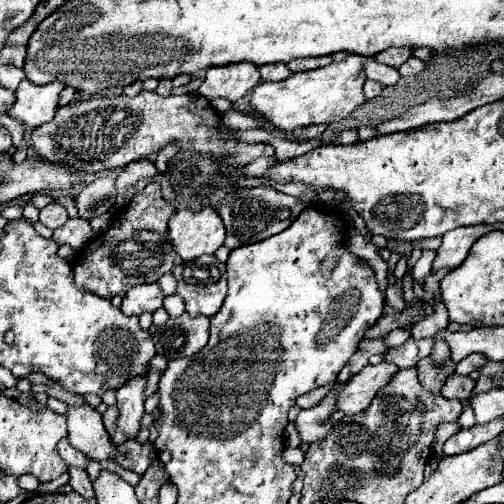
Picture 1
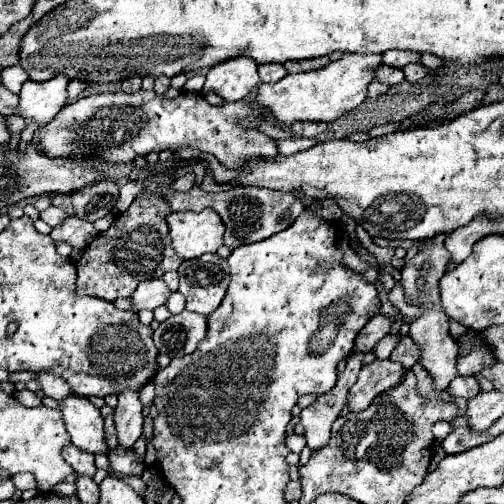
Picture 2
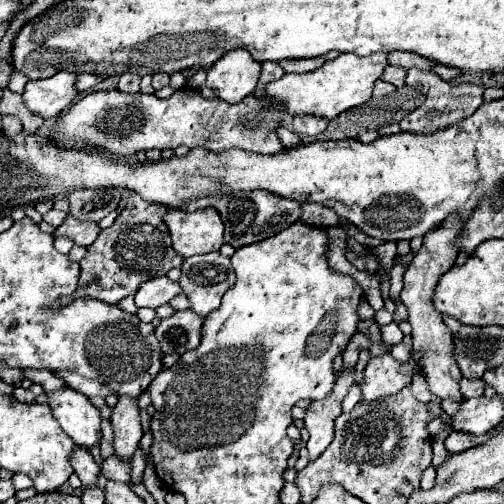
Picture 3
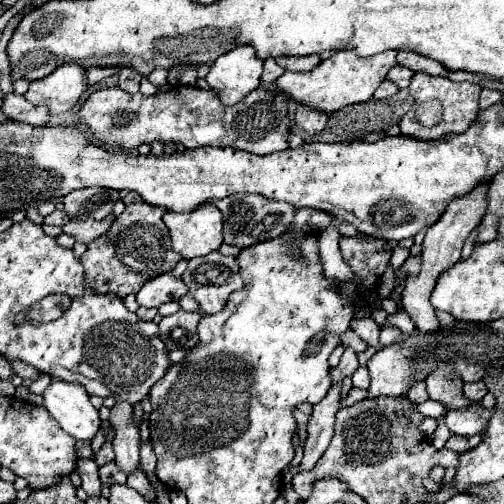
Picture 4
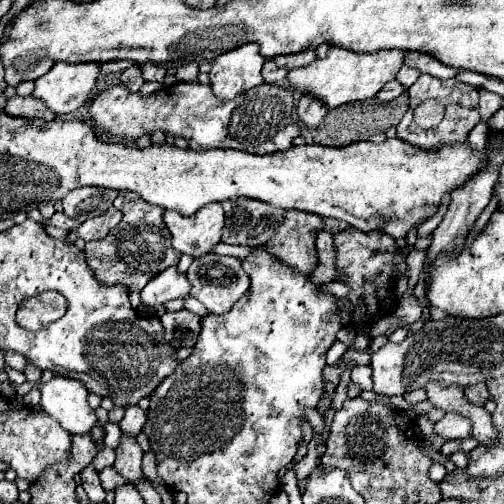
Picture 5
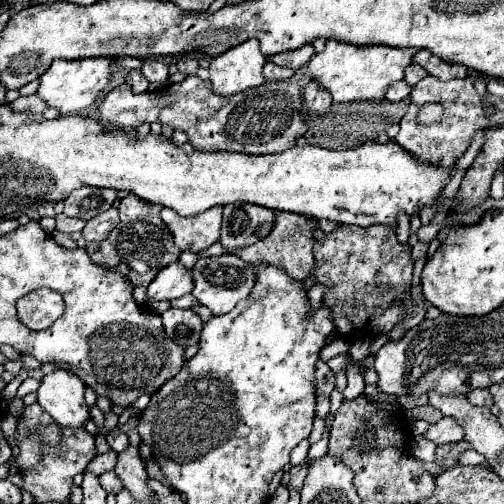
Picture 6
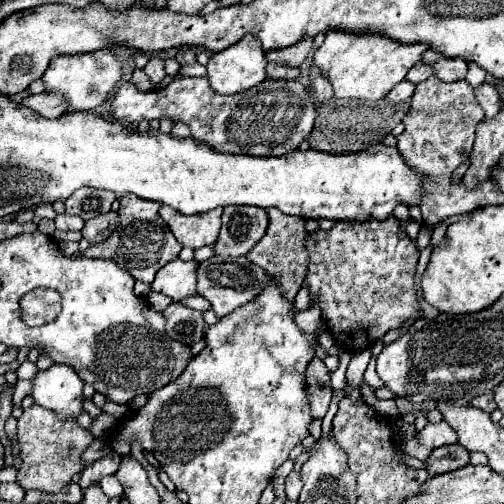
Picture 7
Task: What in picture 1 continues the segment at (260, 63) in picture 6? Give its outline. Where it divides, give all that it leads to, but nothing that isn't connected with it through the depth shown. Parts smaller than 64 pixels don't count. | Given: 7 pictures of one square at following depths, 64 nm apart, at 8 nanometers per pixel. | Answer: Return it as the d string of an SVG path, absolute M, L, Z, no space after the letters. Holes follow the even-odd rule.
M228 64L224 68L208 68L198 94L214 100L226 98L236 102L244 94L248 94L260 80L260 72L254 64Z

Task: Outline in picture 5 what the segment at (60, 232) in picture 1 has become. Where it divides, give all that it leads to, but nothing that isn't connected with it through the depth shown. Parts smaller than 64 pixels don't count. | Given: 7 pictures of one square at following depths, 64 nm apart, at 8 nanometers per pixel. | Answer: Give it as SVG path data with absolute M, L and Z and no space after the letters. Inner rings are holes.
M110 208L108 212L104 212L104 216L86 220L86 222L82 222L78 228L74 228L72 232L76 232L78 238L82 238L82 240L86 240L86 242L88 242L88 240L98 240L98 238L106 236L106 234L120 222L120 216L122 216L120 210Z

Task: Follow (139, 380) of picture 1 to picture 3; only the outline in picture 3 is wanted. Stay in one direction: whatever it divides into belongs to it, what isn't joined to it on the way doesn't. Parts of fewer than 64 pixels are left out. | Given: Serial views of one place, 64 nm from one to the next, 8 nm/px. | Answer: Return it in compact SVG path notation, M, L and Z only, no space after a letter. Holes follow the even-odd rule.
M120 396L118 404L112 412L112 428L114 428L114 450L120 458L130 460L140 438L142 438L142 426L140 426L140 408L134 398Z

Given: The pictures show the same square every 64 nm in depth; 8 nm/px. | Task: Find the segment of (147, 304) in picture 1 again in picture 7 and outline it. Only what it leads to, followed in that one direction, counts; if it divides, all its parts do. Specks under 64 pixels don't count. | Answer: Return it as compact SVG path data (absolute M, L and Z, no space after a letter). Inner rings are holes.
M172 260L158 270L154 282L150 284L152 292L162 292L174 302L180 302L186 296L196 294L196 268L198 262Z

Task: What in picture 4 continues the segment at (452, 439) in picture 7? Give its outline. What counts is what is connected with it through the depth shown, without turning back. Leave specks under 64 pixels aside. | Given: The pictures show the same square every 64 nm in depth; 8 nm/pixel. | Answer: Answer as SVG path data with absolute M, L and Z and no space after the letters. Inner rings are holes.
M472 402L466 408L450 410L444 418L444 424L456 436L474 436L474 434L480 434L482 430L488 428L494 414L496 414L496 406L484 408L482 402Z

